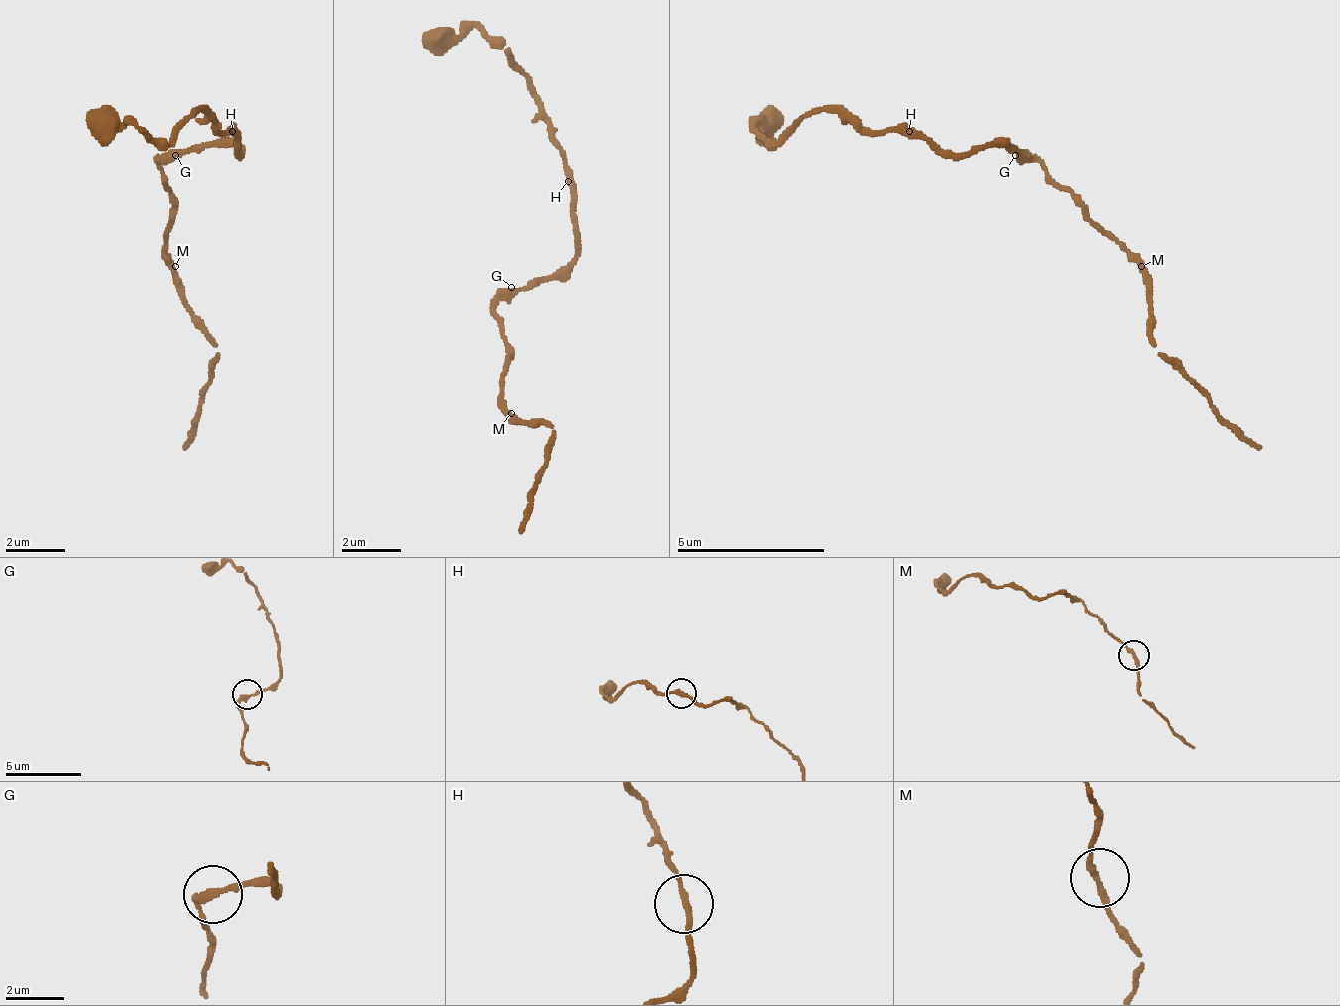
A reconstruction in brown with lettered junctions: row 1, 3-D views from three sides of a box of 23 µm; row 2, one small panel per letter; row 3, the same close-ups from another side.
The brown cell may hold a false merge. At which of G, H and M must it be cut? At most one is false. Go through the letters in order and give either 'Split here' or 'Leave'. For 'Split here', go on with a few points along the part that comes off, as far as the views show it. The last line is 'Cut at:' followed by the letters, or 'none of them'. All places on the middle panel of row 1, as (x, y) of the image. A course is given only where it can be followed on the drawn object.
G: Leave
H: Leave
M: Leave
Cut at: none of them

